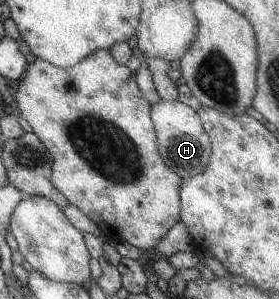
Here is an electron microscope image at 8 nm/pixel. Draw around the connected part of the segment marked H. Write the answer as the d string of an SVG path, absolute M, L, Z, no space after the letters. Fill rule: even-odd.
M160 99L150 110L150 118L154 118L154 130L158 130L158 154L166 158L166 167L180 179L202 173L210 157L210 140L196 111L178 100Z

